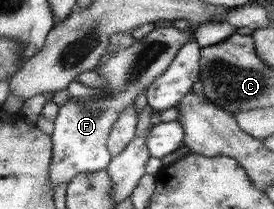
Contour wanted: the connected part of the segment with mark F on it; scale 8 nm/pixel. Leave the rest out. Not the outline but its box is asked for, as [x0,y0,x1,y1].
[49,26,194,193]

